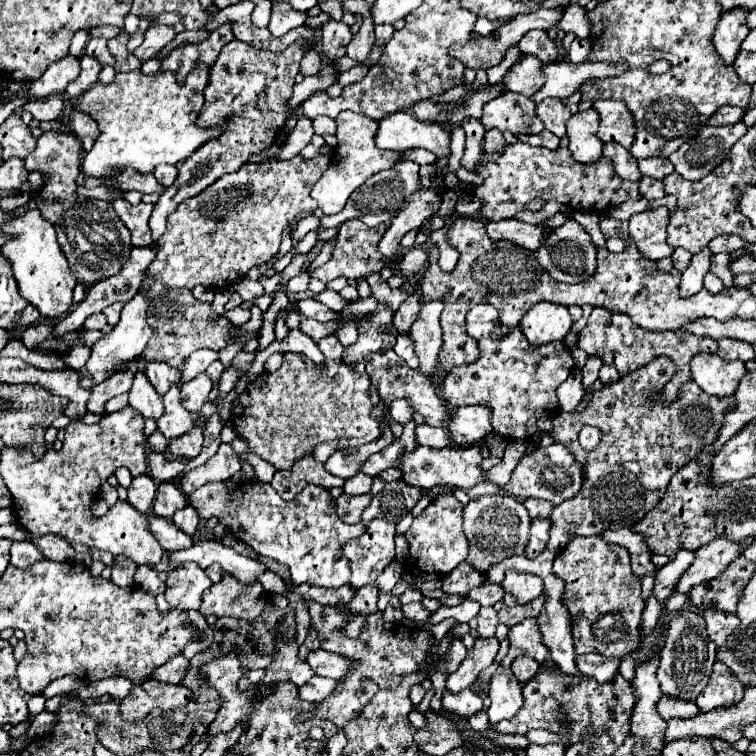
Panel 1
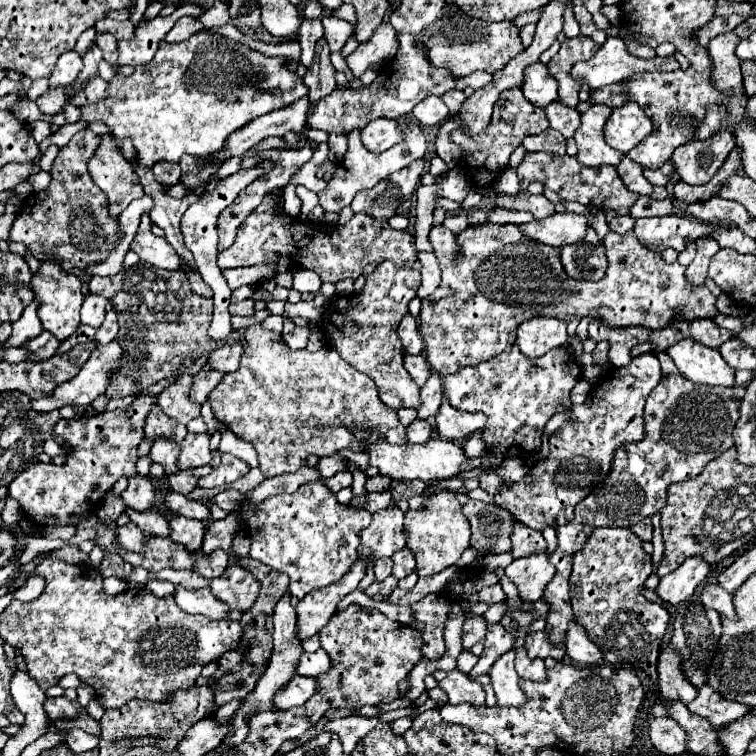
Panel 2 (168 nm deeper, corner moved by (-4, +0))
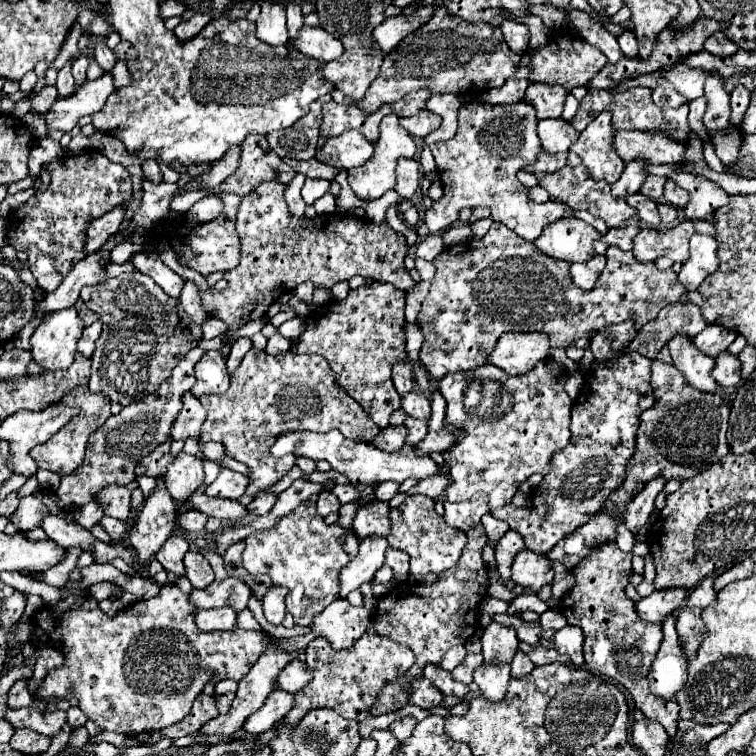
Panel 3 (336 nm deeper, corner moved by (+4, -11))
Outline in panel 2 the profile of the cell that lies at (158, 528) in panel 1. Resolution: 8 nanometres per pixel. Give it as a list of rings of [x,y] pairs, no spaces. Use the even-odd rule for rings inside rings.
[[[126,510],[130,514],[130,520],[138,524],[138,528],[142,528],[144,534],[148,536],[170,536],[170,522],[164,514],[156,512],[156,510],[146,510],[146,512],[134,512],[134,510]]]

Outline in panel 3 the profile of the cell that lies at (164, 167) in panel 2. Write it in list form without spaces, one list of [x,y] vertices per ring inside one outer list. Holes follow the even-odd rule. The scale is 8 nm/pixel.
[[[144,159],[144,161],[142,161],[142,171],[144,171],[146,179],[150,179],[152,183],[160,183],[160,181],[162,181],[162,173],[160,173],[160,169],[158,169],[156,159]]]

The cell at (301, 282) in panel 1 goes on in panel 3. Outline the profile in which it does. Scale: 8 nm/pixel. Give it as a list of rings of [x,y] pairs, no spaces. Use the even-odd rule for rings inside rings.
[[[306,281],[306,283],[302,283],[302,285],[298,285],[296,289],[294,289],[294,297],[298,297],[300,301],[304,301],[304,303],[308,303],[310,299],[312,299],[312,291],[314,291],[314,283],[312,281]]]

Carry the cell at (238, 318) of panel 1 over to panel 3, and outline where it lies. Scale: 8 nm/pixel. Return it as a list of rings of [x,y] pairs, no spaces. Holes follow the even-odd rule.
[[[252,349],[234,375],[230,375],[230,389],[226,393],[202,395],[198,399],[208,409],[200,439],[222,443],[226,455],[252,469],[252,479],[246,489],[248,495],[274,485],[296,464],[297,456],[293,453],[282,457],[270,455],[270,443],[274,443],[282,431],[340,429],[348,439],[364,443],[370,443],[380,431],[366,411],[336,387],[334,373],[322,355],[298,355],[292,351],[284,355],[264,355],[264,351],[260,351],[260,355],[256,355]]]

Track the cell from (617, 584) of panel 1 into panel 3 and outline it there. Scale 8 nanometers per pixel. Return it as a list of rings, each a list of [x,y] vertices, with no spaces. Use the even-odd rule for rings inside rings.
[[[602,543],[598,551],[592,551],[574,569],[576,585],[560,601],[560,611],[570,625],[578,625],[584,631],[584,661],[592,673],[602,673],[628,689],[634,705],[650,719],[664,725],[670,737],[676,733],[678,703],[674,699],[660,699],[648,689],[648,671],[652,659],[658,653],[662,641],[662,627],[646,623],[634,611],[634,603],[626,597],[624,587],[632,573],[632,553],[620,551],[614,543]]]

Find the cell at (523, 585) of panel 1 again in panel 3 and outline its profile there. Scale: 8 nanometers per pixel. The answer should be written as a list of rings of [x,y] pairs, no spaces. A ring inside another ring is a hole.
[[[522,549],[512,565],[512,581],[522,587],[540,589],[548,583],[552,583],[554,571],[552,561],[546,555],[534,553],[530,549]]]

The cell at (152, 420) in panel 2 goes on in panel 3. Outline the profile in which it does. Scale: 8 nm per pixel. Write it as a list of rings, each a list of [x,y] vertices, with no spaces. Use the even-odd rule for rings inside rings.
[[[162,443],[160,447],[156,447],[156,451],[152,451],[140,461],[140,465],[136,467],[136,475],[148,475],[154,479],[164,477],[172,461],[174,457],[170,455],[170,443]]]

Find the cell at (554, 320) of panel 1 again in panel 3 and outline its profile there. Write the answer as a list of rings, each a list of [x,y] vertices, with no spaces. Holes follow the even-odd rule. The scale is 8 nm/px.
[[[504,333],[486,363],[500,367],[508,375],[524,375],[538,361],[546,359],[550,351],[550,339],[542,333]]]

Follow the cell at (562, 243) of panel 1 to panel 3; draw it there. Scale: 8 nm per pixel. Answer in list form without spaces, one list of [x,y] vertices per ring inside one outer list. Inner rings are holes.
[[[596,255],[588,263],[574,263],[570,267],[572,283],[578,285],[580,289],[592,289],[594,283],[598,281],[598,277],[600,277],[604,265],[606,265],[606,257],[604,255]]]

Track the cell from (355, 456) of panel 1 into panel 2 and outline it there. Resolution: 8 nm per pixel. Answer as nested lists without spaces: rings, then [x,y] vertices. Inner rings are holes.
[[[334,454],[334,456],[328,456],[328,458],[320,458],[320,464],[318,464],[318,472],[322,478],[330,478],[338,472],[344,472],[348,470],[348,460],[342,458],[340,454]]]

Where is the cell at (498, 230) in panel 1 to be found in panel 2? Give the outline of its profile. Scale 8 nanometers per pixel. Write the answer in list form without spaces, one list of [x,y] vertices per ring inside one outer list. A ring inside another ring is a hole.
[[[564,212],[564,214],[552,214],[546,220],[534,220],[530,224],[520,224],[518,228],[530,236],[532,240],[548,246],[566,246],[582,240],[586,234],[586,218],[582,214]]]

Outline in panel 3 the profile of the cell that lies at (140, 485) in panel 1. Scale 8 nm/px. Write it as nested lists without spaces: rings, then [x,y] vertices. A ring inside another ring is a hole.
[[[108,485],[96,493],[96,501],[100,503],[104,515],[126,521],[130,517],[130,489],[120,485]]]

